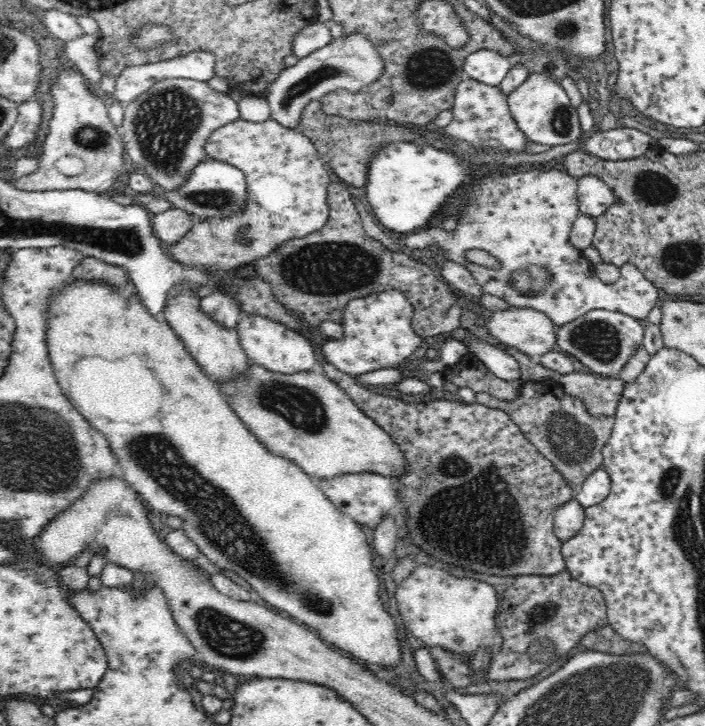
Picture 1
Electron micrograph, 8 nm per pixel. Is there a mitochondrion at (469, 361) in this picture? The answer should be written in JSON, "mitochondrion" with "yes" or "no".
{"mitochondrion":"no"}

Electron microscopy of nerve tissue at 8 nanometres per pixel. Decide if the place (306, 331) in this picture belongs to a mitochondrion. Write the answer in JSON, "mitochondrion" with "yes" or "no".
{"mitochondrion":"no"}

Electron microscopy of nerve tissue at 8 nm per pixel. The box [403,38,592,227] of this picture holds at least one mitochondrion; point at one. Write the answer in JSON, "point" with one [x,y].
{"point":[560,120]}

